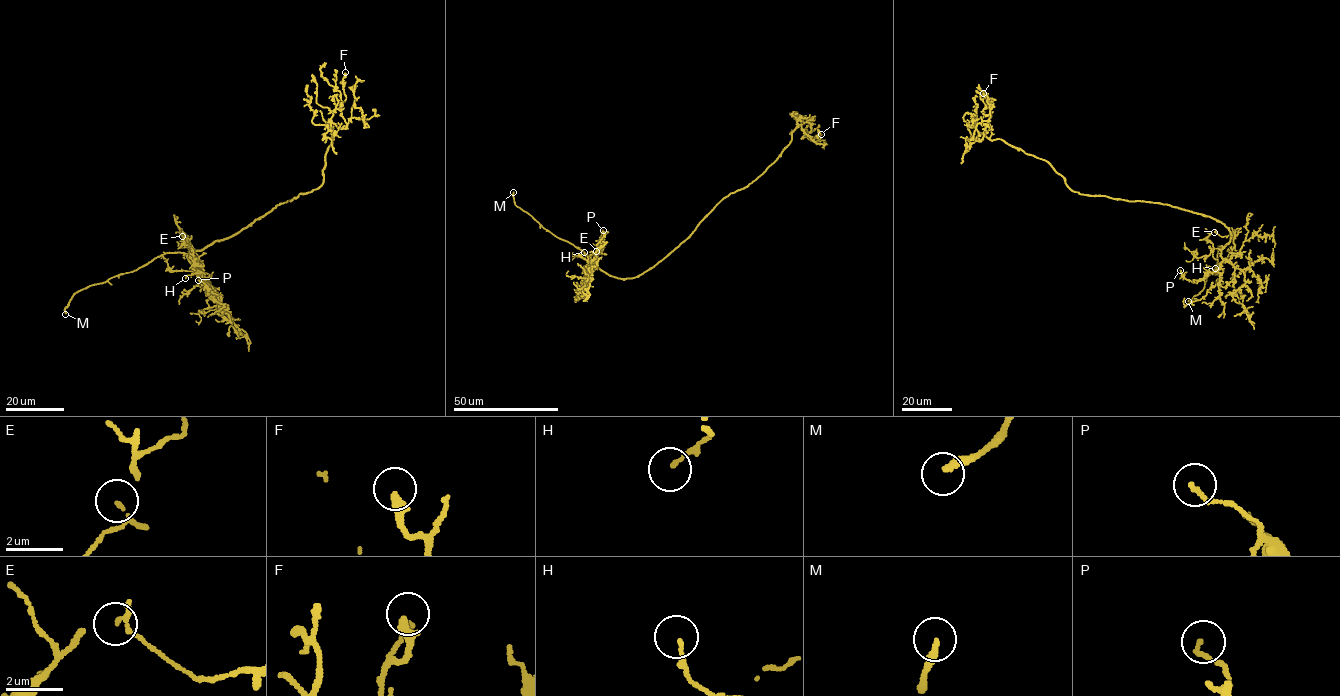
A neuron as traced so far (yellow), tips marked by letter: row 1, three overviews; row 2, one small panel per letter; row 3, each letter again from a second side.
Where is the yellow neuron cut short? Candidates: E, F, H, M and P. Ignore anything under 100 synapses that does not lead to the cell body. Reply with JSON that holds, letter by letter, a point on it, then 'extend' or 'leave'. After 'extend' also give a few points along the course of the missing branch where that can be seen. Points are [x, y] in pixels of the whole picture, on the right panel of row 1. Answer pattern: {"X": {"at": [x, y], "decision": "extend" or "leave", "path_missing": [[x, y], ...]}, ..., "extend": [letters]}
{"E": {"at": [1214, 232], "decision": "leave"}, "F": {"at": [983, 93], "decision": "leave"}, "H": {"at": [1215, 268], "decision": "leave"}, "M": {"at": [1188, 301], "decision": "extend", "path_missing": [[1188, 301], [1183, 302], [1175, 294], [1166, 298], [1208, 296]]}, "P": {"at": [1180, 270], "decision": "leave"}, "extend": ["M"]}

